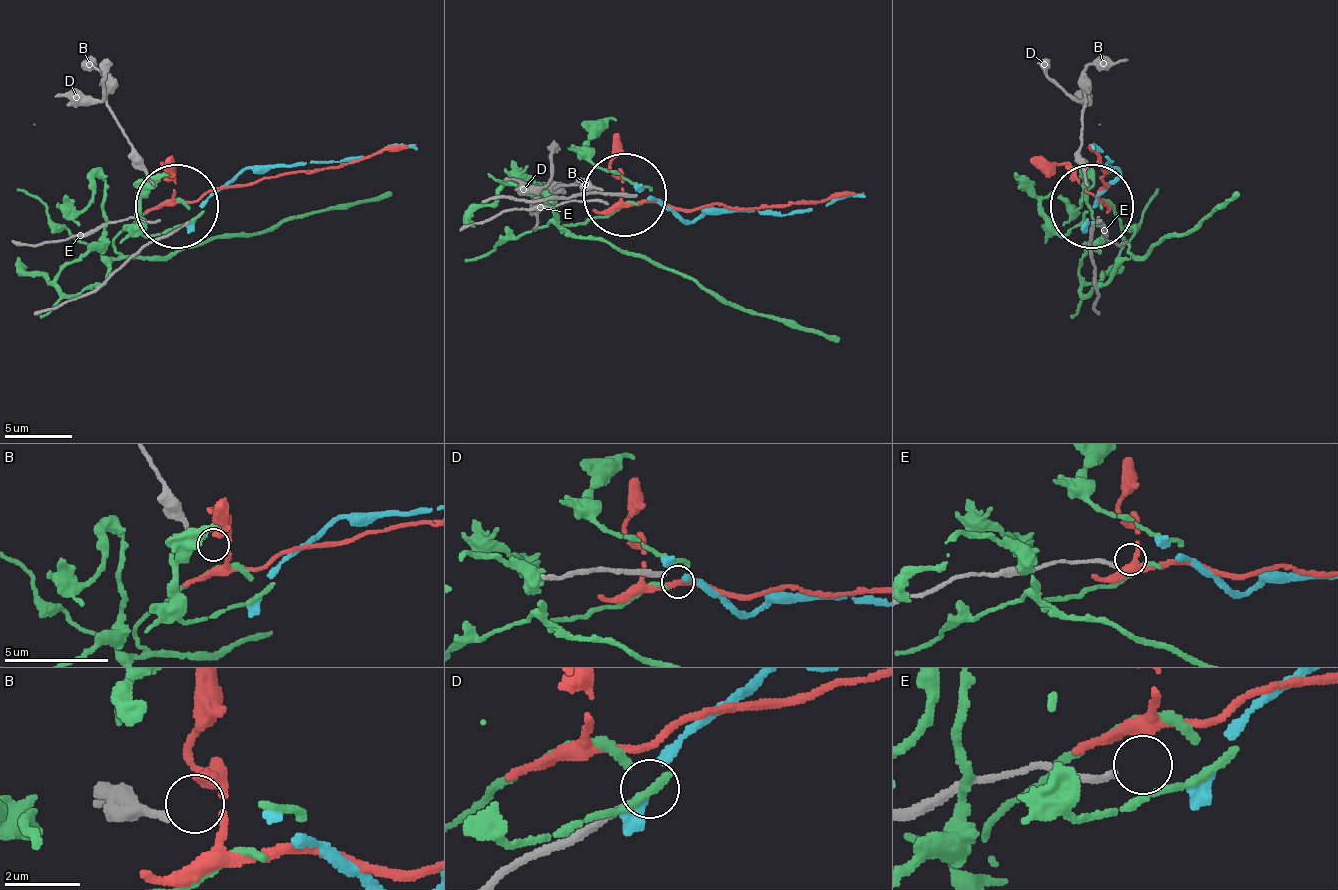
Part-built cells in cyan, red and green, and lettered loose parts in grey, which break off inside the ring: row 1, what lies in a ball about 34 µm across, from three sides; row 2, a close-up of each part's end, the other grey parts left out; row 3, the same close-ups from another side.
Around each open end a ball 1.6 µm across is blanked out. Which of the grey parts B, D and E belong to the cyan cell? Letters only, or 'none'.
none

